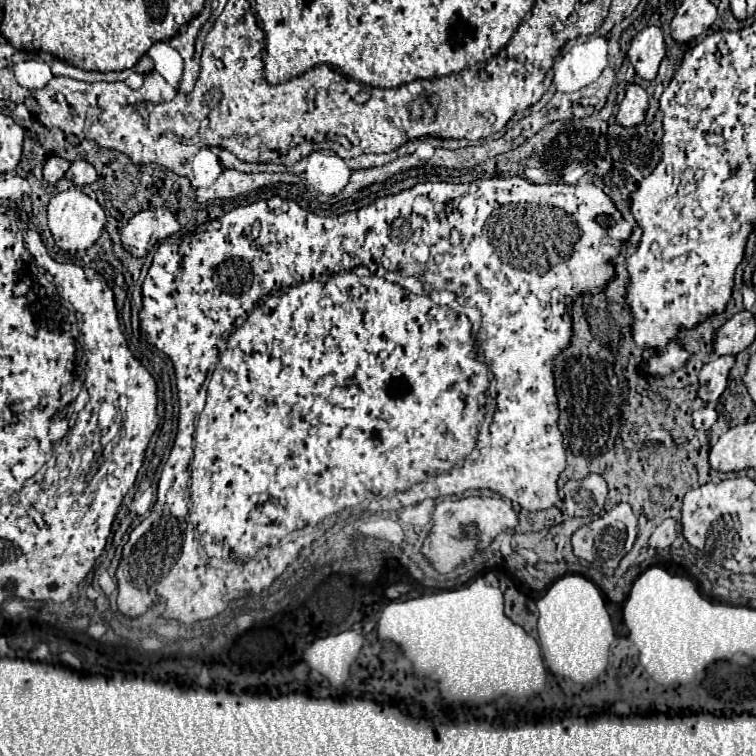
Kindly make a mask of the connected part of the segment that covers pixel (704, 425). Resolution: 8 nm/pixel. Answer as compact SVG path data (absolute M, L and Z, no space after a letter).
M703 407L693 413L693 427L695 429L711 429L711 425L717 421L719 413L713 407Z

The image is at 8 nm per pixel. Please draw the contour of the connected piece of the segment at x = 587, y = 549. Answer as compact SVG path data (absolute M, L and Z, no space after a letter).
M619 503L599 519L593 519L589 525L583 525L573 533L573 553L579 559L595 563L603 569L615 569L619 561L631 551L637 537L637 517L629 503Z

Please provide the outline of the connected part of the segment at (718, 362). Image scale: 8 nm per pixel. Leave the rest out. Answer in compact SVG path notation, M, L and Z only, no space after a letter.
M725 355L725 357L713 357L709 363L703 365L703 369L699 371L699 397L703 401L717 401L721 397L721 393L727 387L727 377L729 371L735 363L735 357Z

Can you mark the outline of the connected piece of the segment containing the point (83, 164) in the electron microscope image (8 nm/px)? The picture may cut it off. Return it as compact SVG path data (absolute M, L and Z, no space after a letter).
M75 161L75 163L71 163L71 181L75 183L75 185L89 185L89 183L93 183L95 179L97 179L97 173L95 173L95 167L91 165L91 163L87 163L87 161Z

